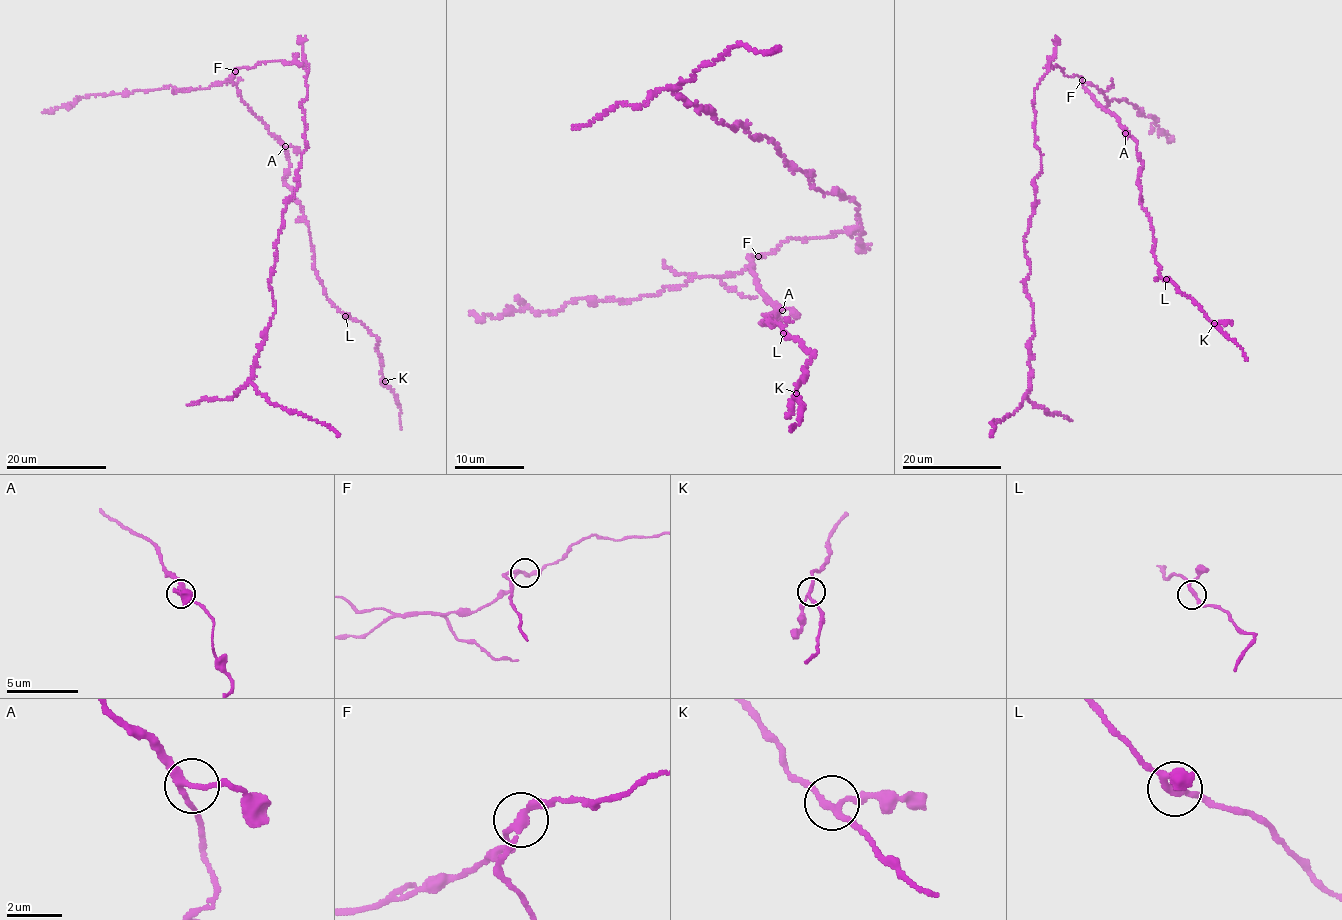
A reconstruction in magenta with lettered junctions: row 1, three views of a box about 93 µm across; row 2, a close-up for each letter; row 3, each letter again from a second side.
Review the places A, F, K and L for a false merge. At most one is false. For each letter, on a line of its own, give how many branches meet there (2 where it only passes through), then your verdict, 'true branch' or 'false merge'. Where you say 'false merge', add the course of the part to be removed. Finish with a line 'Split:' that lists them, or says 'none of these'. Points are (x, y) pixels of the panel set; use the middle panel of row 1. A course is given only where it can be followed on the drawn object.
A: 3 branches meet; true branch
F: 3 branches meet; false merge; foreign part runs (758, 256), (861, 227), (857, 202), (824, 193), (772, 140), (674, 89), (732, 46), (780, 47)
K: 3 branches meet; true branch
L: 3 branches meet; true branch
Split: F

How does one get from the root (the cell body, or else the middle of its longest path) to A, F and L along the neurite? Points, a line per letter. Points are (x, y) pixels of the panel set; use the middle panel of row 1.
A: (836, 233), (829, 238), (803, 241), (787, 239), (776, 250), (750, 257), (759, 290), (782, 310)
F: (836, 233), (829, 238), (803, 241), (787, 239), (776, 250), (758, 256)
L: (836, 233), (787, 239), (750, 257), (779, 314), (763, 322), (775, 313), (764, 322), (783, 333)

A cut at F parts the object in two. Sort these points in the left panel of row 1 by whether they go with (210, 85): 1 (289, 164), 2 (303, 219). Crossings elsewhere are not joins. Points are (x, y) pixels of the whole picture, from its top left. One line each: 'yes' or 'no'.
1: no
2: no

